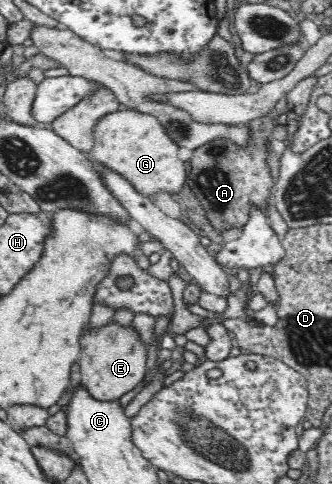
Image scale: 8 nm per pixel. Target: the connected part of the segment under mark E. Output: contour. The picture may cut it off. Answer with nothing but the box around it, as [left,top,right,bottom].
[78,320,148,400]

